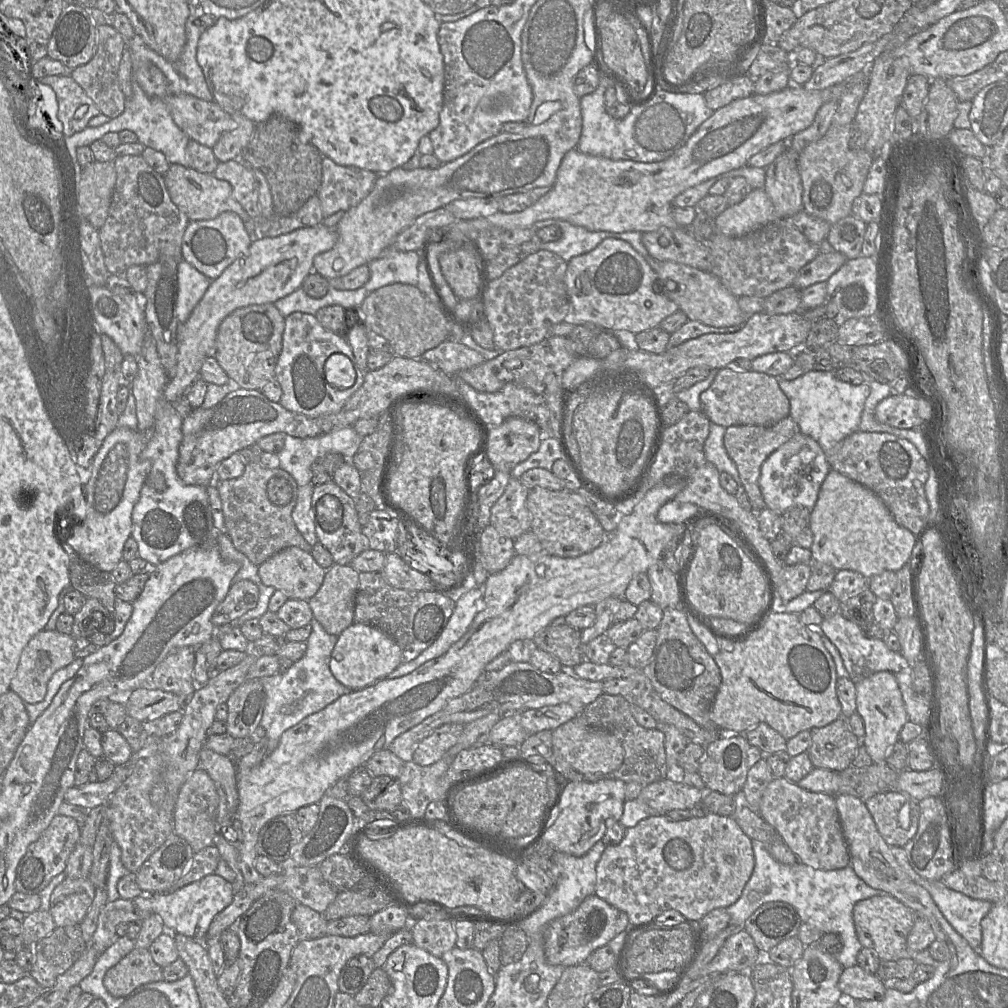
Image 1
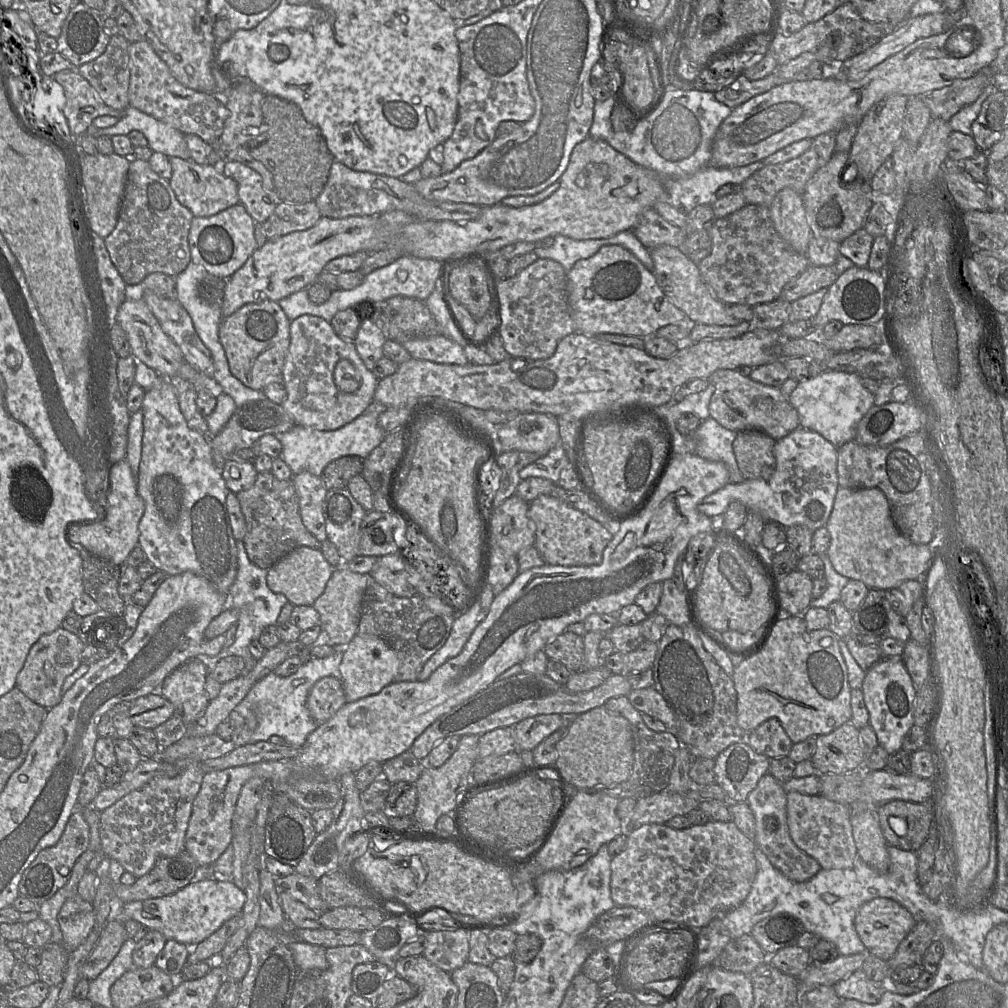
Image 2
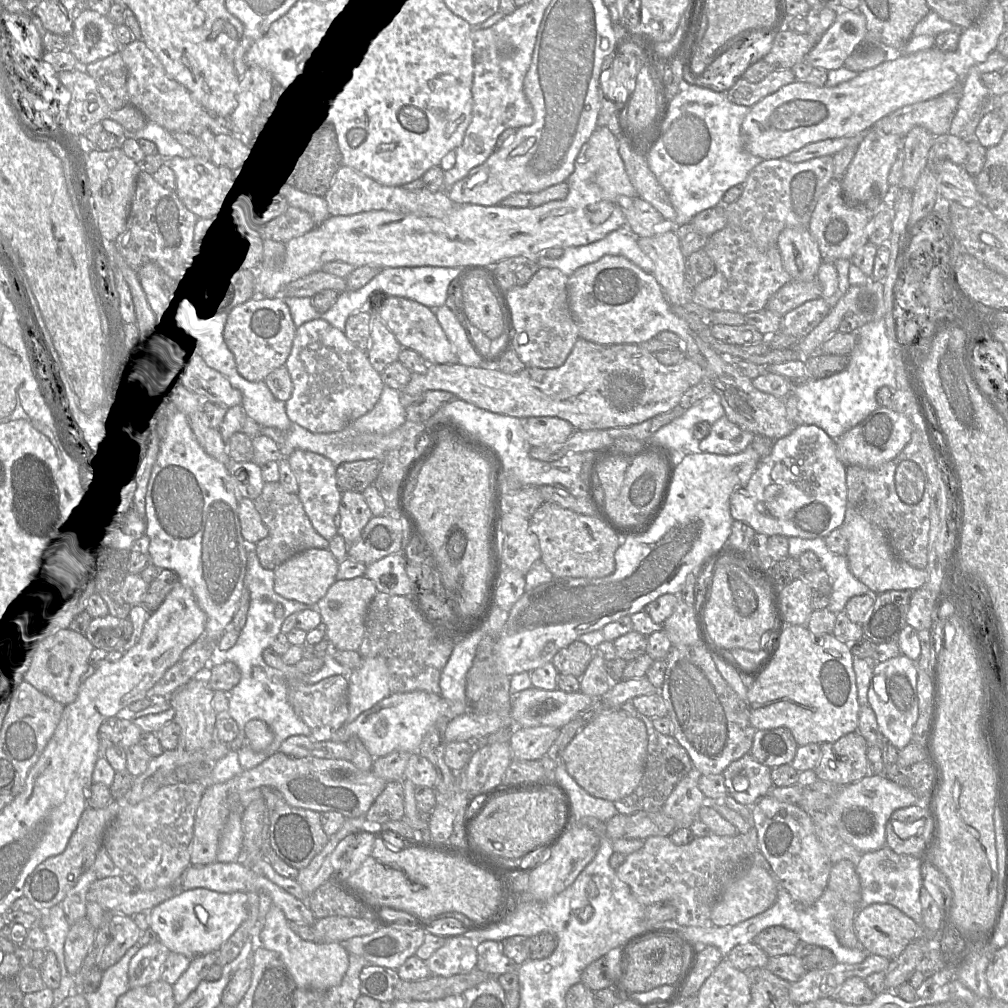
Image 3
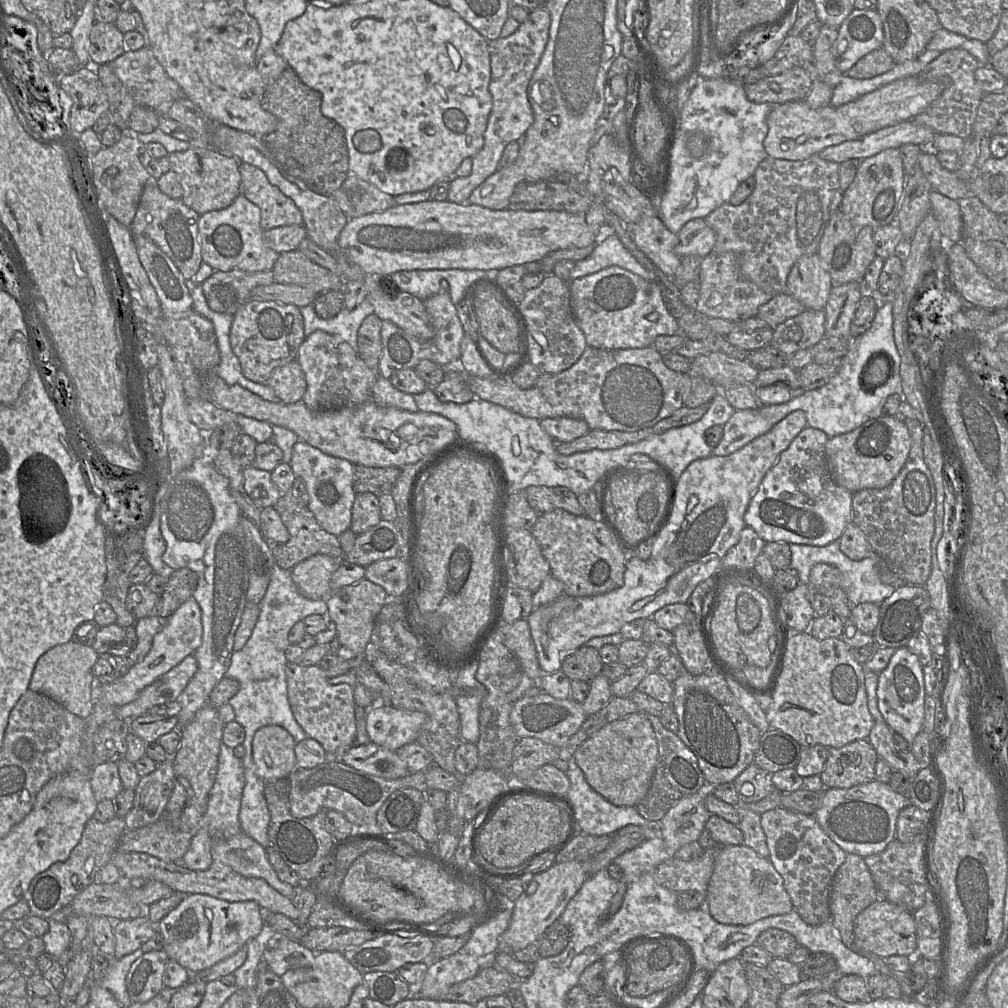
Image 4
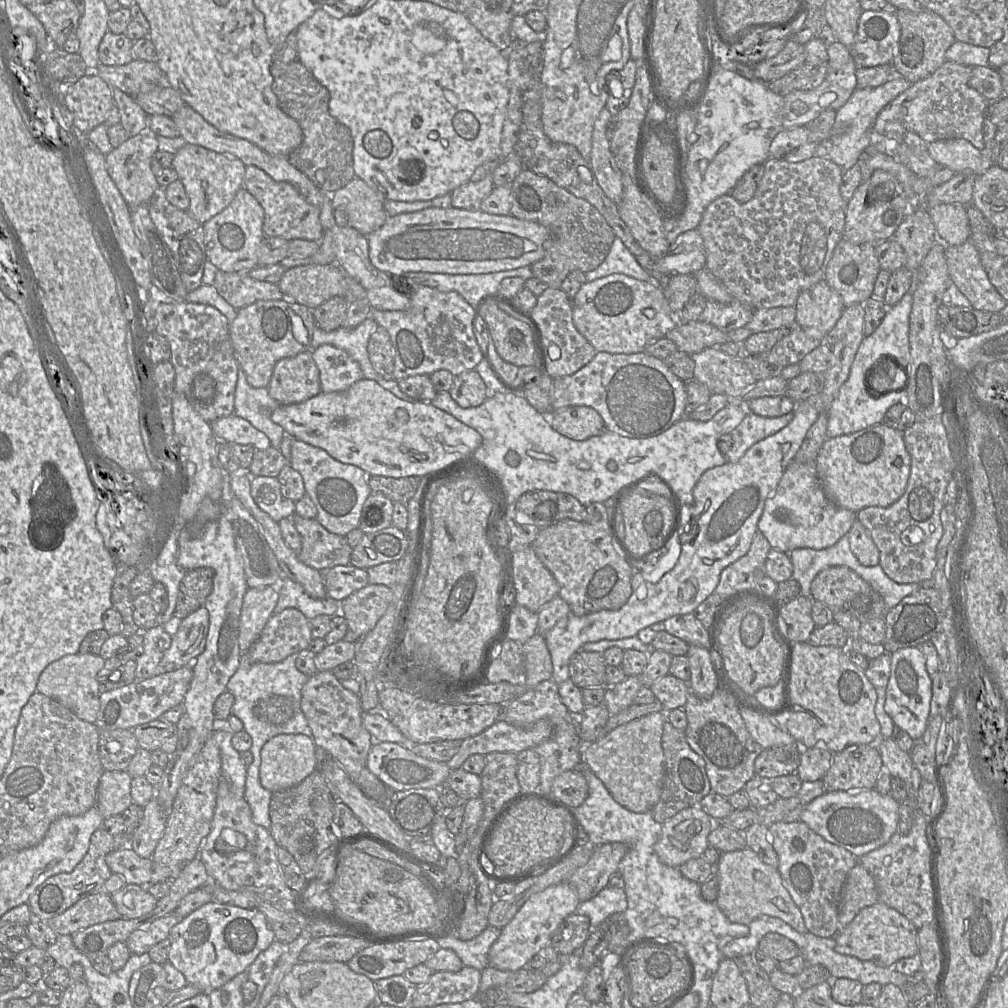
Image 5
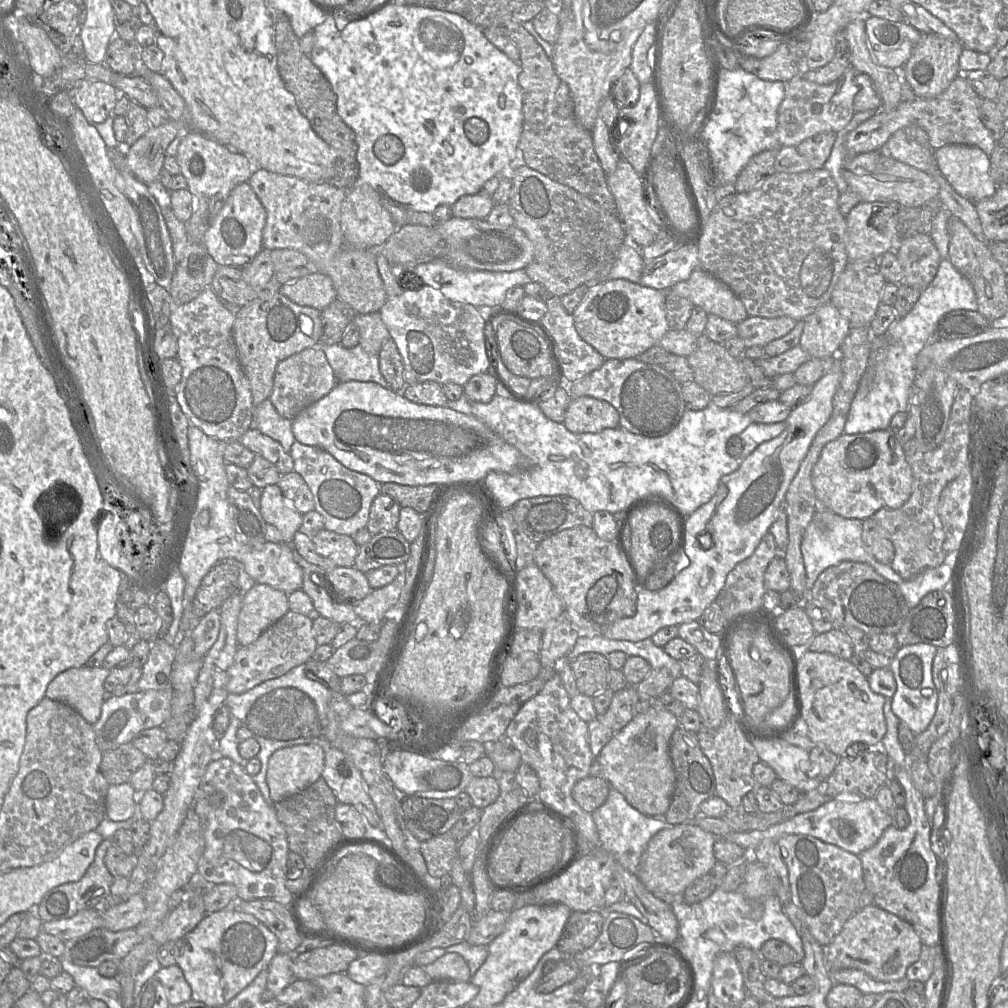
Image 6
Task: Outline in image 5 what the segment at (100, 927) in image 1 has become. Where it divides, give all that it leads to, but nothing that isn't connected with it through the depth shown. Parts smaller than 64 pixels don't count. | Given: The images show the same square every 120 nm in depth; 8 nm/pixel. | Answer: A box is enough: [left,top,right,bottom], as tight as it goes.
[168,901,276,994]

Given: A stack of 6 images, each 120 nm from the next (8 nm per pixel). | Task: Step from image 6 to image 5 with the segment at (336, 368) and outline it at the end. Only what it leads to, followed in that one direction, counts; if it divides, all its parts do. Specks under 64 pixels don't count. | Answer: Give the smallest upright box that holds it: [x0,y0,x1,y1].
[309,316,413,400]

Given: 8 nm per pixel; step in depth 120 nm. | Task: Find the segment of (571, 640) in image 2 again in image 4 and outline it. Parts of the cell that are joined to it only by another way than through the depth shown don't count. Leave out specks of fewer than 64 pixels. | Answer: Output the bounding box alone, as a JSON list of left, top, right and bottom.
[561,646,603,683]

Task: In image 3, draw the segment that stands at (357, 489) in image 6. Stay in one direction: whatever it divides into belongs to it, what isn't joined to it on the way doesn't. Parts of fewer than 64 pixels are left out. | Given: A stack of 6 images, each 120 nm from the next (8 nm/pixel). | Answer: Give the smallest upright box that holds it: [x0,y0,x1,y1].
[288,449,342,540]

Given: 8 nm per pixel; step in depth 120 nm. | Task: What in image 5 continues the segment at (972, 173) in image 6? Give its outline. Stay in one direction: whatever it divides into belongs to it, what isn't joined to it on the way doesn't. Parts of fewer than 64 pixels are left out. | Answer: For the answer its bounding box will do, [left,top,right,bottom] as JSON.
[927,138,988,176]

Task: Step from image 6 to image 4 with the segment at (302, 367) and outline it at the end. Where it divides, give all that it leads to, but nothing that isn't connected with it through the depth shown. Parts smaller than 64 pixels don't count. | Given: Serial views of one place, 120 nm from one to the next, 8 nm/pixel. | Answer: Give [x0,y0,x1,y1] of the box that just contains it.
[266,360,307,404]

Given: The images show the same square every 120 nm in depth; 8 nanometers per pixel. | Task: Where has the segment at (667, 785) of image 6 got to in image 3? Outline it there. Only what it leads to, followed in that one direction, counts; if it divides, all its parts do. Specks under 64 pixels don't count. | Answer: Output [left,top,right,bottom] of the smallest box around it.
[562,709,647,801]

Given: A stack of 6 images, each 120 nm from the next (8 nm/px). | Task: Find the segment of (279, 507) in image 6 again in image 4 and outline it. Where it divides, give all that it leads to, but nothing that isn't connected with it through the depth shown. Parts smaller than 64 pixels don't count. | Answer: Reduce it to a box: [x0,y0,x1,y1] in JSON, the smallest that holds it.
[243,466,282,509]

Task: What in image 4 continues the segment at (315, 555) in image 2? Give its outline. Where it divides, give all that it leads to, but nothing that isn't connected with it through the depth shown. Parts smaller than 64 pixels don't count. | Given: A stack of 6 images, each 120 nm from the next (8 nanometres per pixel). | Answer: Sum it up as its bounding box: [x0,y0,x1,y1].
[293,554,343,600]

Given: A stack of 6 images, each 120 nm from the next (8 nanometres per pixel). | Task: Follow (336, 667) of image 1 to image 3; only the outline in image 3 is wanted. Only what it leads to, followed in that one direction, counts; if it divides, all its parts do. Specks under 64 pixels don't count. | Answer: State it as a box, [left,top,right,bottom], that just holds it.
[345,658,391,724]

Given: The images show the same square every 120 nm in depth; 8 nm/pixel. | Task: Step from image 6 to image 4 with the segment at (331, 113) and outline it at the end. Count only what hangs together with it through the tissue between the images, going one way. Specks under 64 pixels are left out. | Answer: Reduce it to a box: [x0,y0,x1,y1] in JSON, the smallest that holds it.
[261,66,349,196]

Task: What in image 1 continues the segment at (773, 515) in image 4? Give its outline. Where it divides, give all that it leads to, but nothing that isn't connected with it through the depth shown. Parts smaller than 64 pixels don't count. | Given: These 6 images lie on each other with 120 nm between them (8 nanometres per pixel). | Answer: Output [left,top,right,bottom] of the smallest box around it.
[759,433,830,515]

